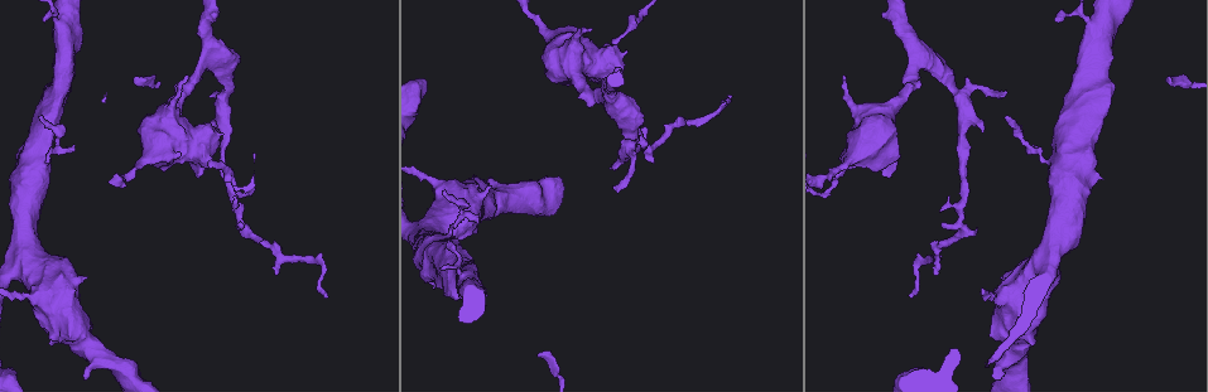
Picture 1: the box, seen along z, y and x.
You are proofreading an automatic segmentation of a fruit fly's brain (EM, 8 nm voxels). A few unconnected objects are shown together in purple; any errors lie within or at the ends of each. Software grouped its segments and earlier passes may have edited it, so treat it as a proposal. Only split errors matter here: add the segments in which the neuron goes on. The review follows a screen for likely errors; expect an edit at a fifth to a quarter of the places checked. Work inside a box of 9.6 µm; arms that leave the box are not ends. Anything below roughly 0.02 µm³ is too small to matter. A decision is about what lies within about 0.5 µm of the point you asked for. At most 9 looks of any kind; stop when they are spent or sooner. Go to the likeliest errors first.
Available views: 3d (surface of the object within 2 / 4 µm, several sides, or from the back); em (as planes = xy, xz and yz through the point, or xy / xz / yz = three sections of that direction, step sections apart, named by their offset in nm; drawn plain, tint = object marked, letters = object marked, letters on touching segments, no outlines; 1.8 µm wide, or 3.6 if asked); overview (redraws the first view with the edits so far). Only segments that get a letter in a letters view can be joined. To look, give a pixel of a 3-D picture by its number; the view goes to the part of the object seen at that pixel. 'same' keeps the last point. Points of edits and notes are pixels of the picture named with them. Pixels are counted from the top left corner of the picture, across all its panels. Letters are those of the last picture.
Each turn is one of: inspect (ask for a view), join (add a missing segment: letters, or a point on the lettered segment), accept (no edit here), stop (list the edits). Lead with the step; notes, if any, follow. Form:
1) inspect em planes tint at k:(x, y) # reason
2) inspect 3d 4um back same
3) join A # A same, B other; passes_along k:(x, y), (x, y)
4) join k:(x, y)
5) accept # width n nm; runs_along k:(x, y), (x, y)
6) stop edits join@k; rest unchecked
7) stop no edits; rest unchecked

inspect 3d 2um at 1:(1005, 93) # free end

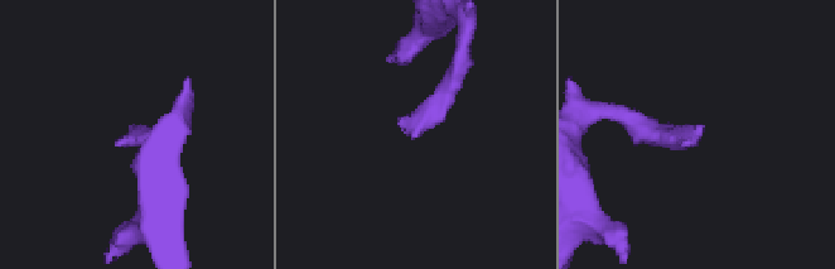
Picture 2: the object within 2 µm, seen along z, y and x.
inspect em planes letters at 2:(702, 125)

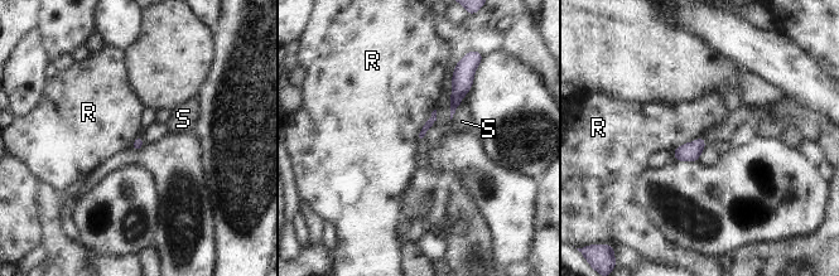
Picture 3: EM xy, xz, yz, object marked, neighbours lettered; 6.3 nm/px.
accept # R other, S other; border 3:(434, 110), (415, 138); none of them fits

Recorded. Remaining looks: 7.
inspect 3d 4um at 1:(843, 76) # an open end

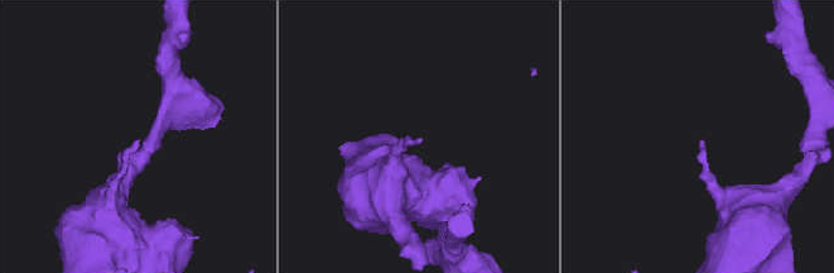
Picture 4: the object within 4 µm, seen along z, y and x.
inspect em planes letters at 4:(139, 141)

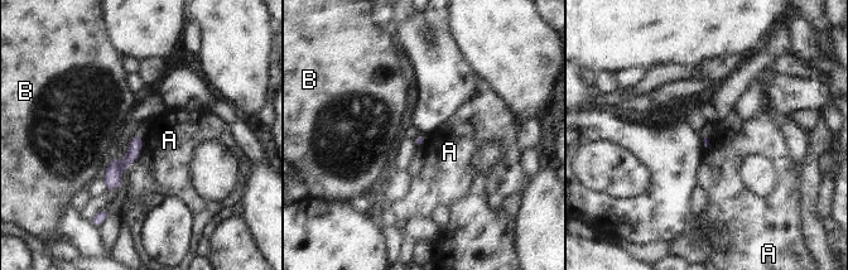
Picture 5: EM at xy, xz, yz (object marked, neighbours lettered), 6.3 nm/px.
accept # A other, B other; border 5:(141, 135), (140, 153), (126, 167); no lettered segment goes on from it

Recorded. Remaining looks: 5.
inspect 3d 4um back at 1:(73, 150) # free end

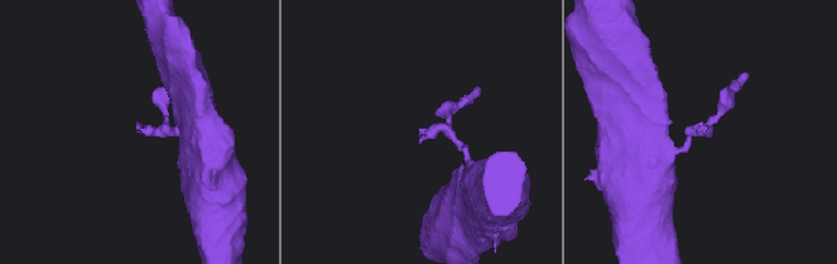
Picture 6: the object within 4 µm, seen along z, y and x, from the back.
inspect em xz step 4 tint at 6:(138, 124) # need the tissue

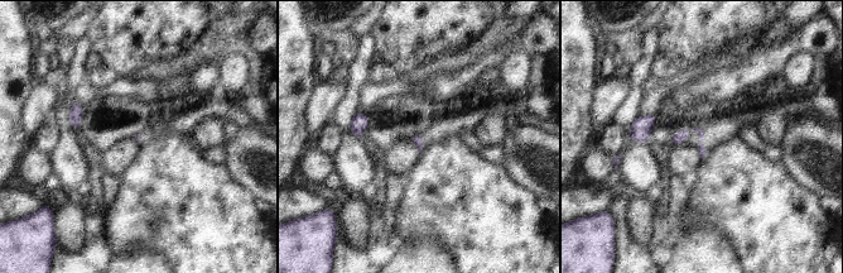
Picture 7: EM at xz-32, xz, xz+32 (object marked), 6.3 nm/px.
inspect em xz step 4 letters same # see the neighbours

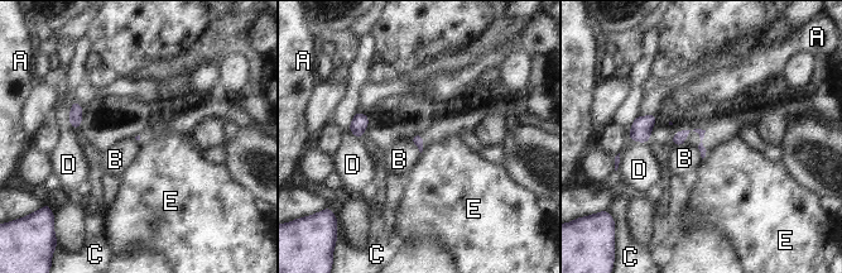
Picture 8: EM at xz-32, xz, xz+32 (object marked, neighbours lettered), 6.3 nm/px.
accept # A other, B other, C other, D other, E other; border 8:(694, 145), (702, 158); none of them fits

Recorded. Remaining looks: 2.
inspect em 3.6um planes tint at 1:(503, 196) # calibre changes

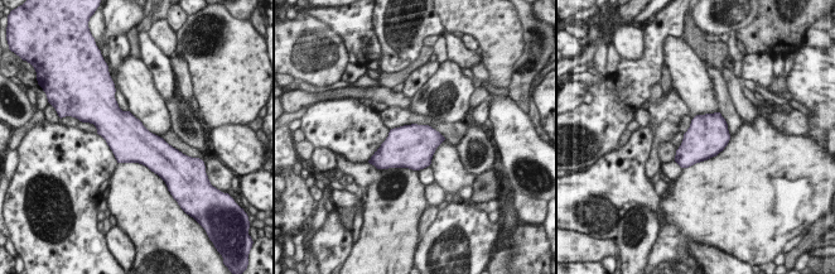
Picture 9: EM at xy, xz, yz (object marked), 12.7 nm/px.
inspect em 3.6um planes letters same # what lies round it

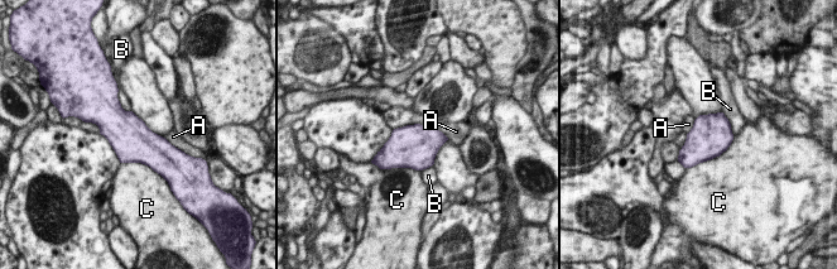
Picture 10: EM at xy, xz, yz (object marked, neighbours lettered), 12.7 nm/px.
accept # A other, B other, C other; border 10:(431, 125), (437, 128), (448, 139); none of them fits

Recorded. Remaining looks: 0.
stop no edits; rest unchecked

